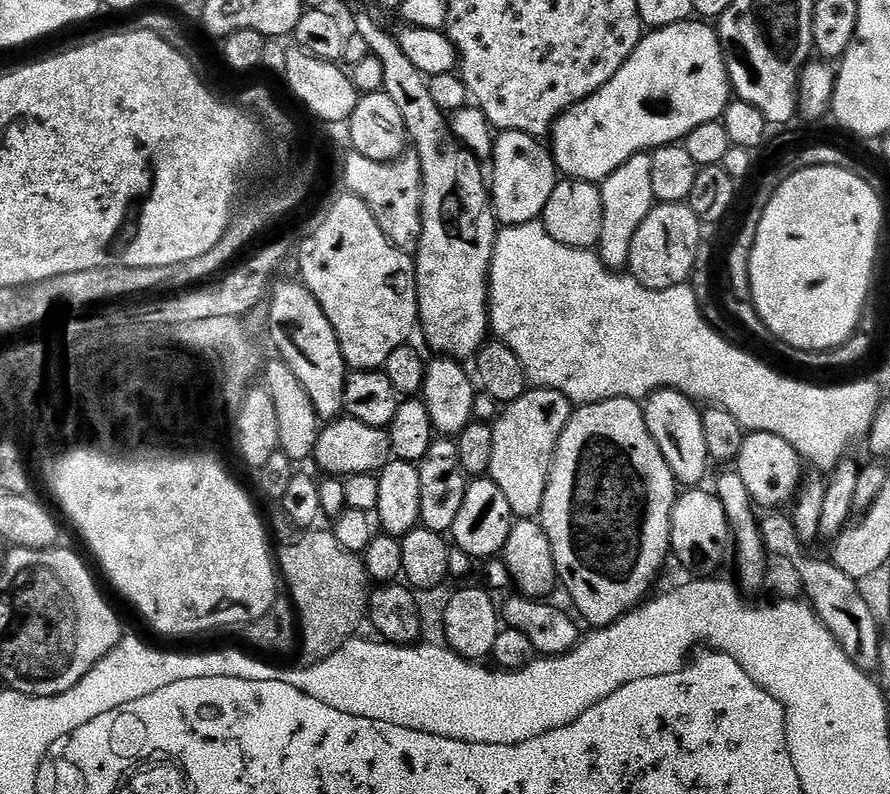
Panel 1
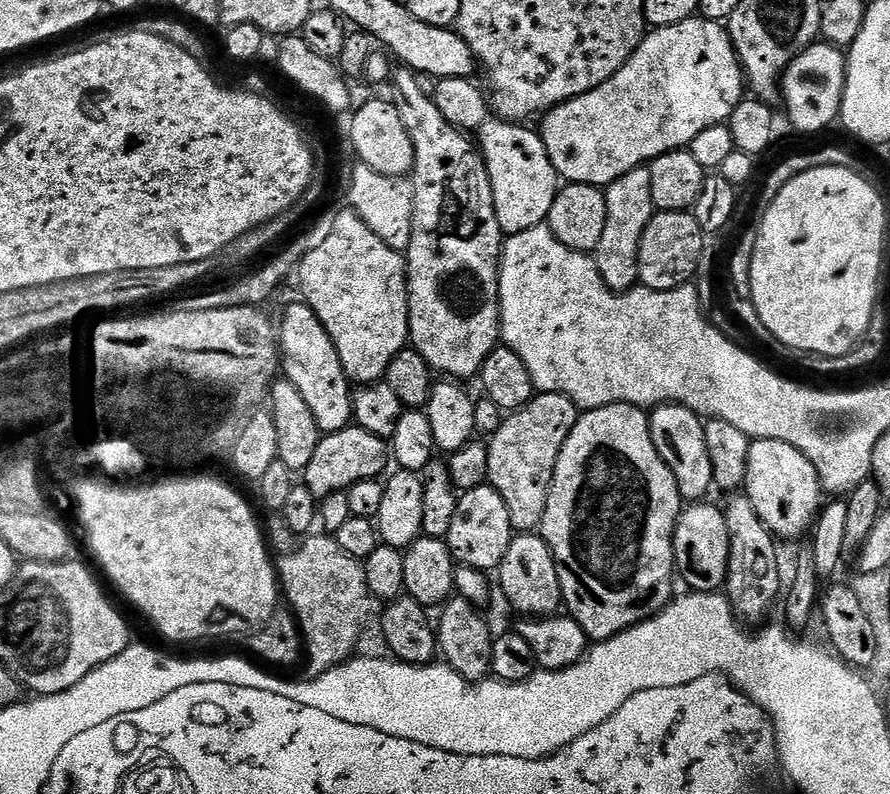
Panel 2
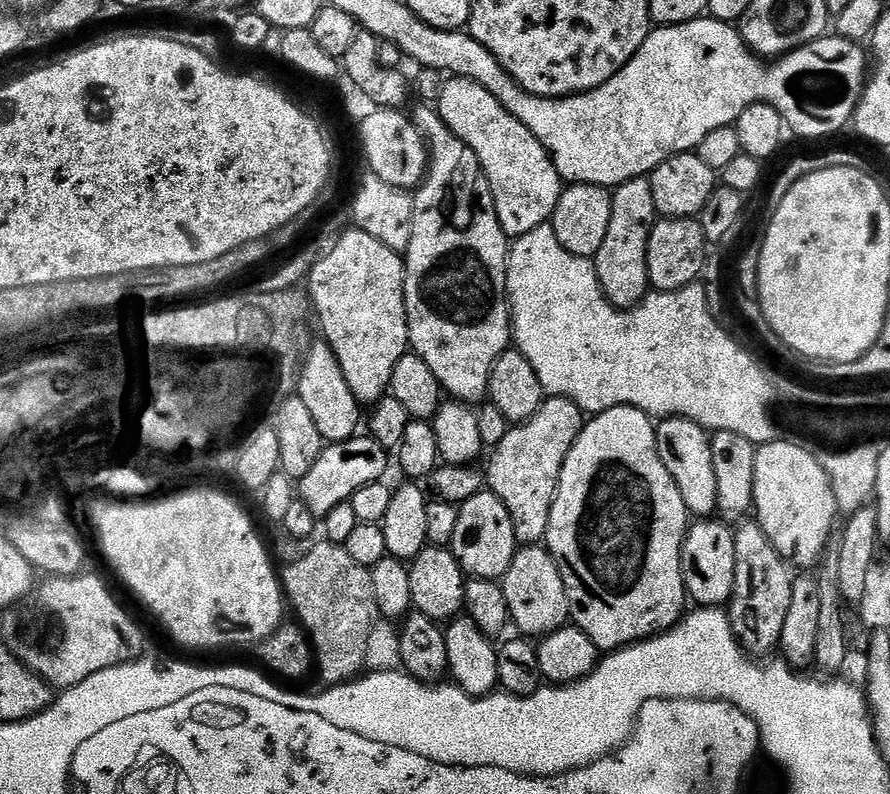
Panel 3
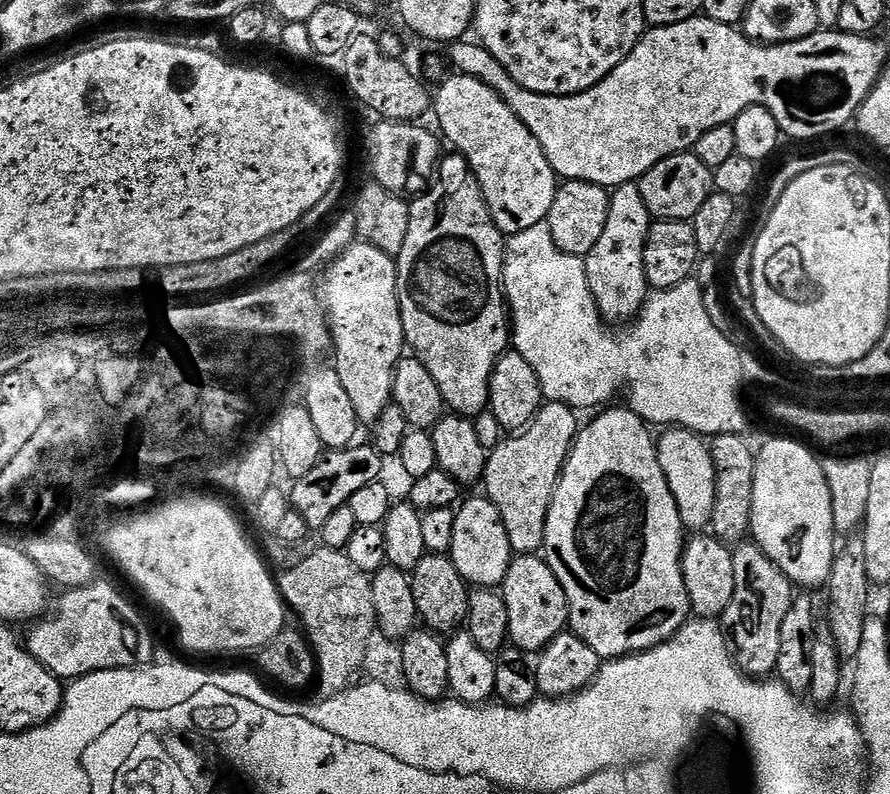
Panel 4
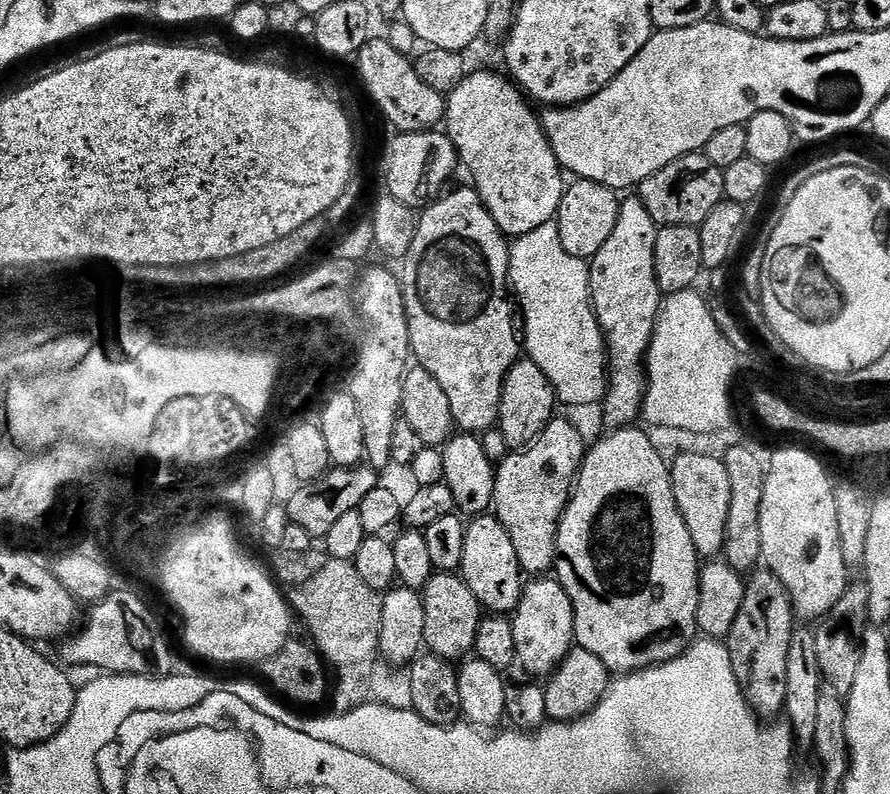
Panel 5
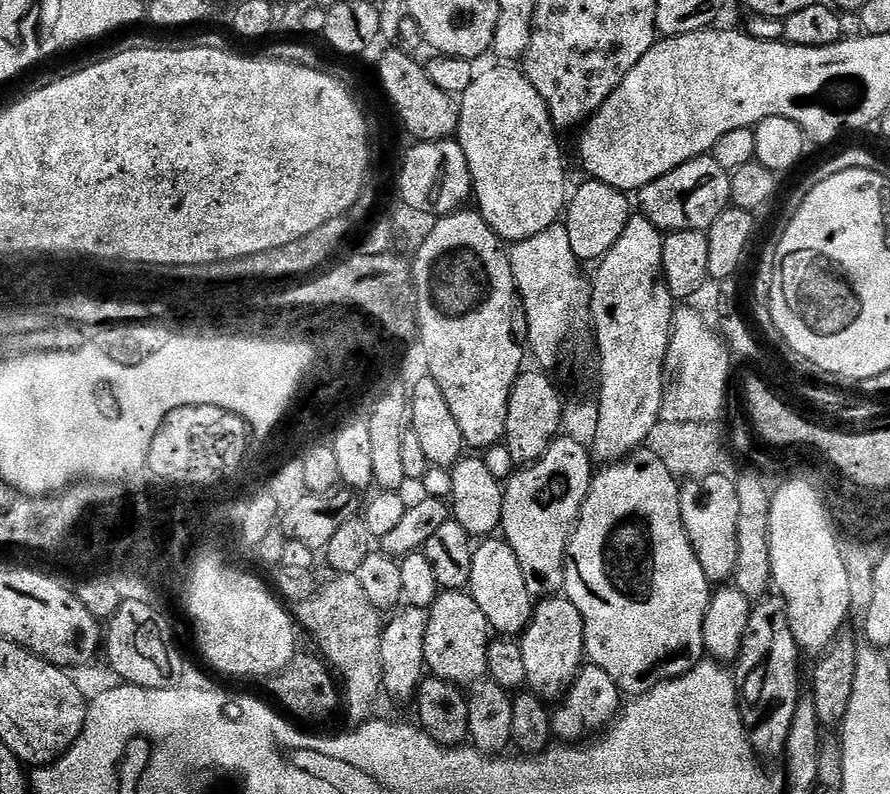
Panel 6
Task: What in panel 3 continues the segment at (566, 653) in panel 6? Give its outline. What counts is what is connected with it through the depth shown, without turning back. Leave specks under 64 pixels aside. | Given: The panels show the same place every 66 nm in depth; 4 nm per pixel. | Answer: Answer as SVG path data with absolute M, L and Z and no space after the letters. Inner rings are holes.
M525 545L519 547L500 585L508 608L511 623L516 624L521 635L528 638L539 638L559 633L570 617L564 613L568 605L565 583L557 568L557 564L541 545Z

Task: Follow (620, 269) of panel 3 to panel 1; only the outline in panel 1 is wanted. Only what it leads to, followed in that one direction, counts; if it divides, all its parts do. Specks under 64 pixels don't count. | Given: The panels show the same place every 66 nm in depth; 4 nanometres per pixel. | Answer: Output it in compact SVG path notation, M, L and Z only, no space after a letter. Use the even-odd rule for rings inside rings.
M643 152L630 158L628 162L622 162L622 166L618 166L618 170L614 170L614 174L607 176L599 185L602 198L602 234L598 255L610 269L620 270L627 265L630 242L634 238L634 233L642 224L642 218L646 218L646 214L650 214L650 210L657 203L650 174L651 165L651 155Z

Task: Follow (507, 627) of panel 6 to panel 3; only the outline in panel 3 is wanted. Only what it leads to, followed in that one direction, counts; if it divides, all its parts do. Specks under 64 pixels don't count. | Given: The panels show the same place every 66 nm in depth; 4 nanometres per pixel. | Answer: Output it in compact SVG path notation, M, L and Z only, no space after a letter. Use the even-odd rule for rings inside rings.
M490 490L474 494L466 503L459 505L458 526L450 551L460 563L460 569L477 580L499 581L504 577L518 549L514 534L514 522L510 522L510 510Z

